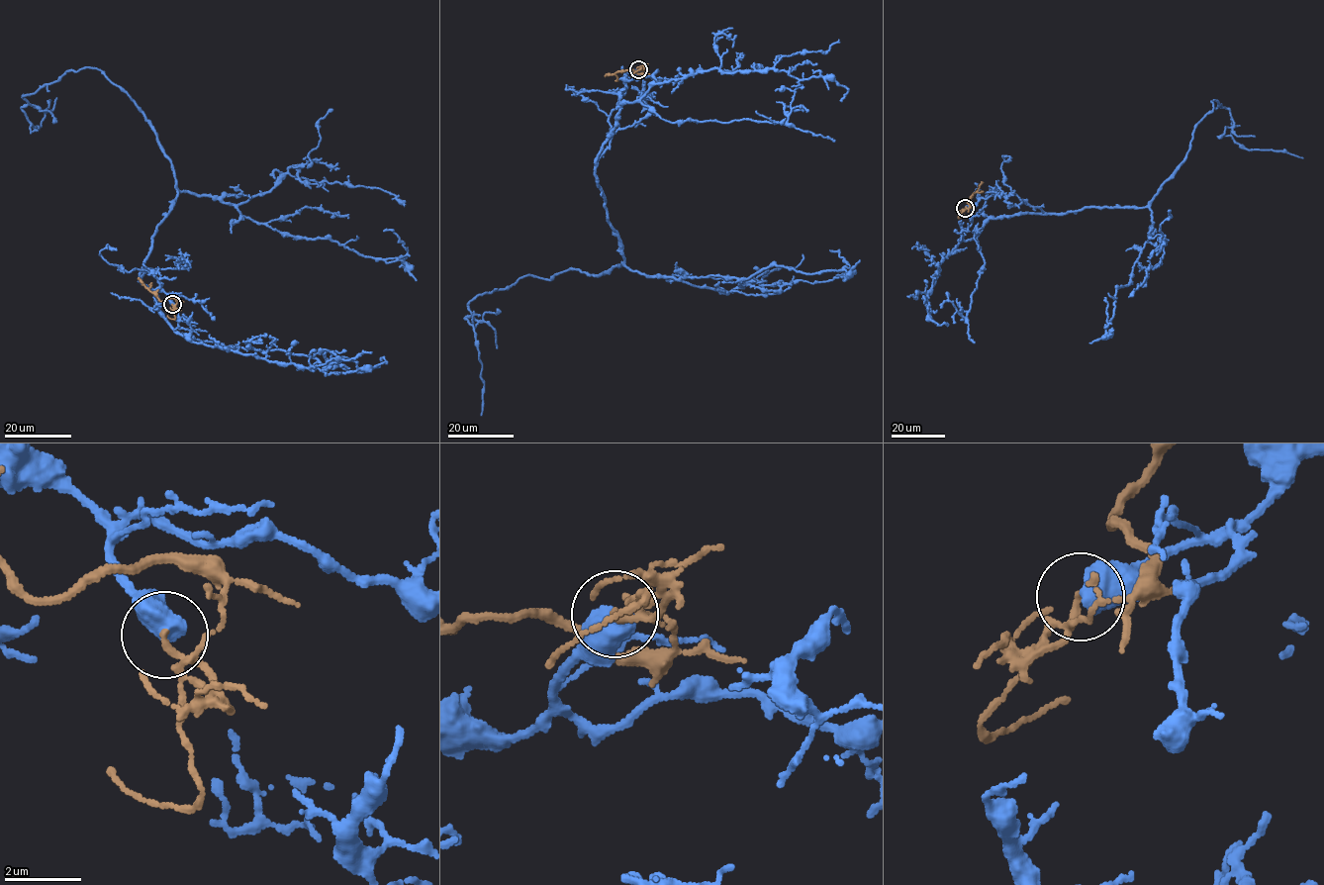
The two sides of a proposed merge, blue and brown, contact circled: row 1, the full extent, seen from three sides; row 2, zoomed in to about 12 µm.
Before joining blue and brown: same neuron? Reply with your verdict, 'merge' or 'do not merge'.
merge

